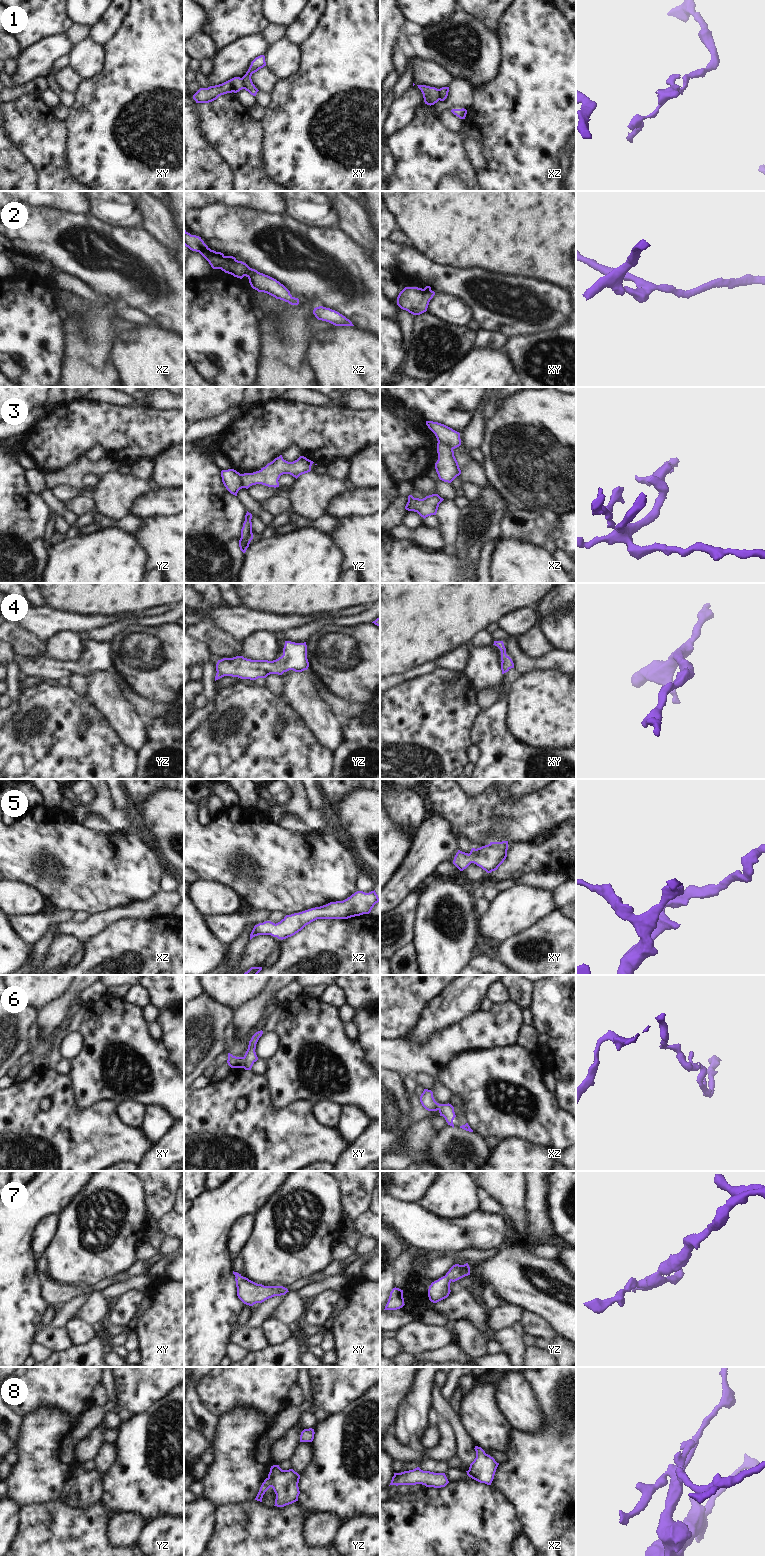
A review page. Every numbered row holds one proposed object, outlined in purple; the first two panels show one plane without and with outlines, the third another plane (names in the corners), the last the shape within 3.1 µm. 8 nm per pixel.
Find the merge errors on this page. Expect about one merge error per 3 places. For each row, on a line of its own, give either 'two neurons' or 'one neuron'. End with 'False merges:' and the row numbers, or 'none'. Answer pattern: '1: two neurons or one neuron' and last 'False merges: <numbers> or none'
1: two neurons
2: two neurons
3: two neurons
4: one neuron
5: one neuron
6: one neuron
7: one neuron
8: one neuron
False merges: 1, 2, 3

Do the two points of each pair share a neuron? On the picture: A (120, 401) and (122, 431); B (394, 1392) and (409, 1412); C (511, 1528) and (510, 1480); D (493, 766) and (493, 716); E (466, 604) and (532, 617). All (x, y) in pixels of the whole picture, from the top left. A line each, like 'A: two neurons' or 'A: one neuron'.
A: two neurons
B: two neurons
C: two neurons
D: one neuron
E: two neurons

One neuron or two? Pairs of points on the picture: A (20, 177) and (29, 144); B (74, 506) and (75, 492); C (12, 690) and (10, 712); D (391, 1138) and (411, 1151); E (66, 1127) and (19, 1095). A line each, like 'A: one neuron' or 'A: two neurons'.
A: two neurons
B: two neurons
C: one neuron
D: two neurons
E: one neuron

